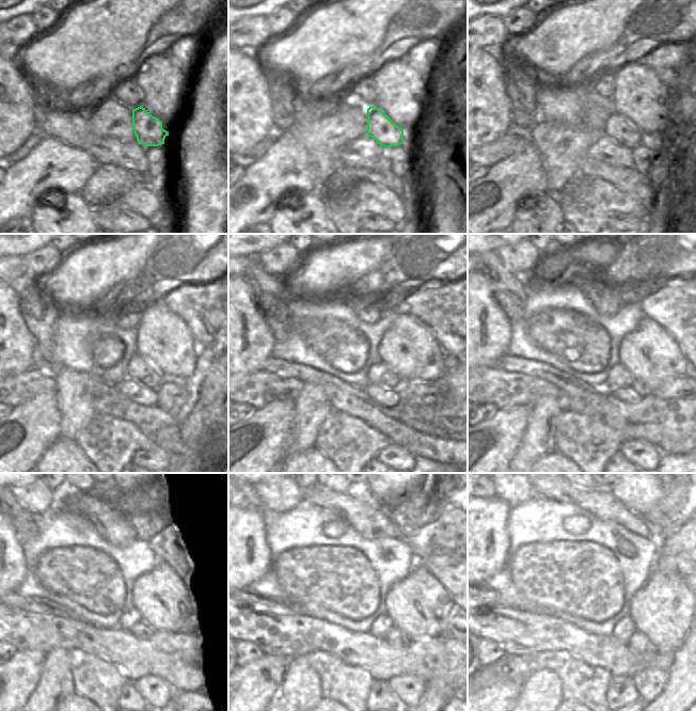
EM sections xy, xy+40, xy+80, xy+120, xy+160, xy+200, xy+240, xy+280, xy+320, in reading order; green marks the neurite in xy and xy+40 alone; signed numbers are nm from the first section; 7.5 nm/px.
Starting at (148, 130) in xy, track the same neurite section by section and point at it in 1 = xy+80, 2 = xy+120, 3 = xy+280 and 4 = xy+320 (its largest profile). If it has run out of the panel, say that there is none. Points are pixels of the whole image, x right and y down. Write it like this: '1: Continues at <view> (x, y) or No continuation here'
1: Continues at xy+80 (617, 127)
2: Continues at xy+120 (139, 369)
3: Continues at xy+280 (383, 623)
4: Continues at xy+320 (623, 630).

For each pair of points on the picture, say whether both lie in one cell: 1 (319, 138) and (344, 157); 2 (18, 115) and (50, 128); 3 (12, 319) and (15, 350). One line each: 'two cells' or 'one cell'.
1: two cells
2: two cells
3: one cell

